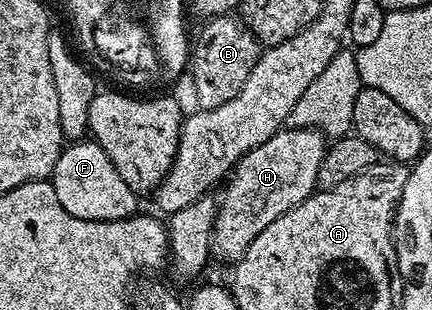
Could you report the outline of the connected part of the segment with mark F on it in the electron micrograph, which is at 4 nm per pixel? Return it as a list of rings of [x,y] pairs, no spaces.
[[[94,139],[74,140],[60,153],[49,182],[55,189],[59,205],[80,220],[127,220],[138,212],[137,193],[119,176],[107,153]]]

